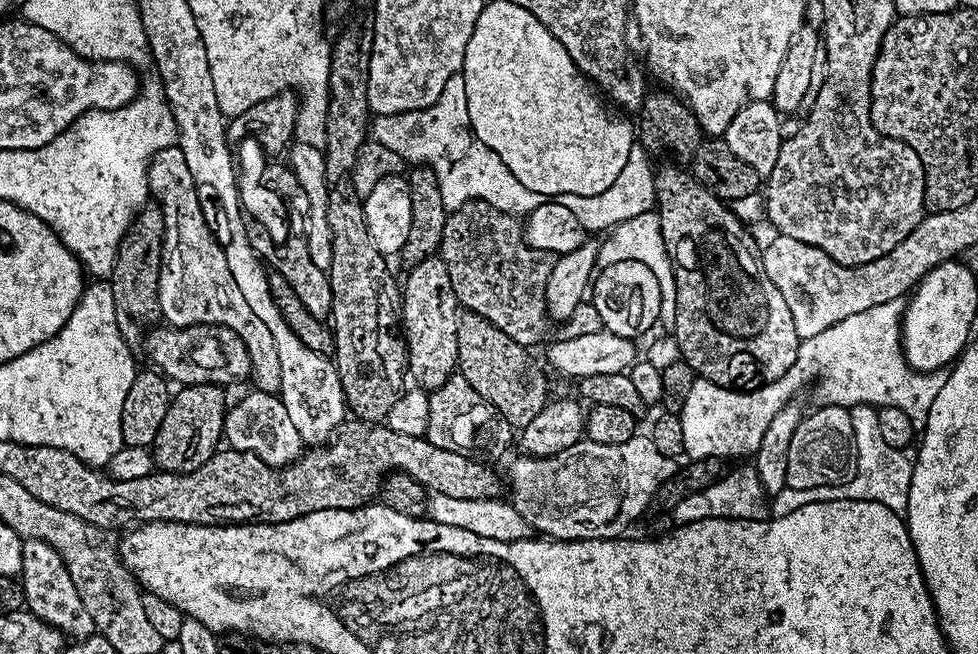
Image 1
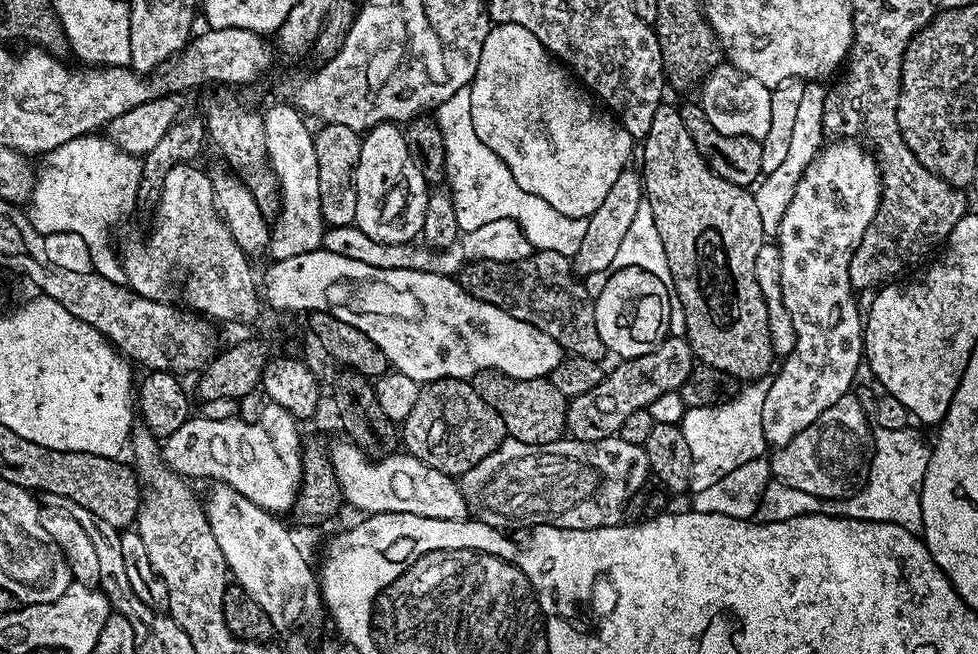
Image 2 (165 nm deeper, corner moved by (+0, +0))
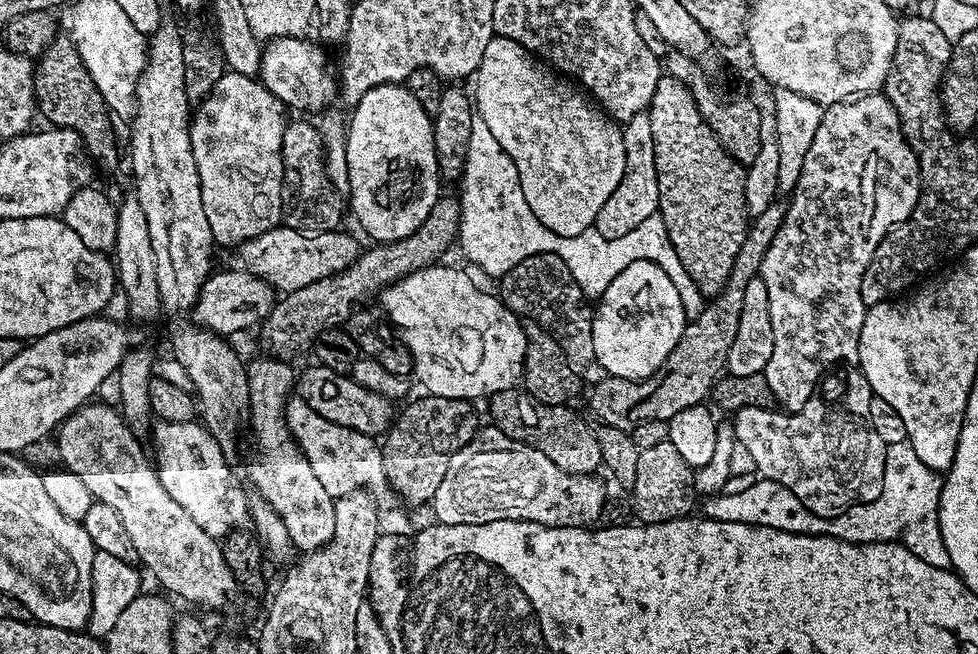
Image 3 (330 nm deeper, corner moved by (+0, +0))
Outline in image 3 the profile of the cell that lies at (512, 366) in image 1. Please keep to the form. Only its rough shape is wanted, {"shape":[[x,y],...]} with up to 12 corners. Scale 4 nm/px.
{"shape":[[519,387],[487,404],[501,437],[563,472],[601,471],[593,429]]}

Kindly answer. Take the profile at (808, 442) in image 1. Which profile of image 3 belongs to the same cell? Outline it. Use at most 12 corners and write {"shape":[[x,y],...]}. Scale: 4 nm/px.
{"shape":[[872,387],[734,416],[757,473],[817,514],[882,494]]}

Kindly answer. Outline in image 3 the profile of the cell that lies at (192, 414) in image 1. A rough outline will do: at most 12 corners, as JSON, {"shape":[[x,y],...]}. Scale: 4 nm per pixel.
{"shape":[[441,194],[401,240],[365,247],[329,278],[281,295],[259,325],[276,358],[307,353],[356,304],[433,267],[457,243]]}

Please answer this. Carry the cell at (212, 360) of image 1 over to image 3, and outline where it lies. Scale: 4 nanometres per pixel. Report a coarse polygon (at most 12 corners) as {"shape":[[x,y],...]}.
{"shape":[[321,366],[294,388],[316,414],[373,438],[393,401]]}

